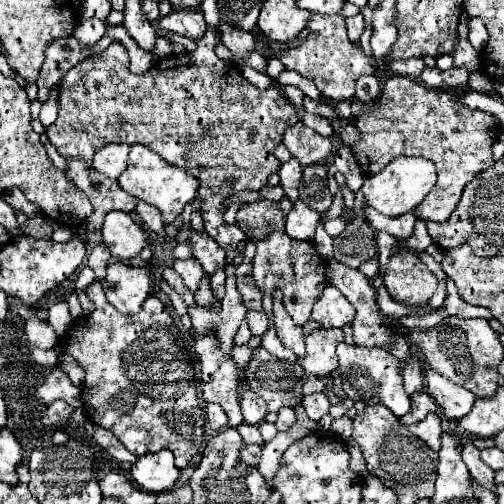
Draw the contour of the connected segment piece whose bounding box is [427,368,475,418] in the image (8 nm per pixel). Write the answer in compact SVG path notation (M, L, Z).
M427 368L427 388L449 418L463 418L473 408L475 396L469 390L441 378L431 368Z

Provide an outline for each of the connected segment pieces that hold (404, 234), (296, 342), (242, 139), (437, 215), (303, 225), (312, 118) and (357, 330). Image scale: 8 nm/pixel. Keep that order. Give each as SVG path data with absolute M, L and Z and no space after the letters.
M365 206L365 220L371 224L373 230L383 230L399 240L405 240L413 234L413 226L415 226L415 218L413 218L413 212L407 212L407 214L401 214L401 216L383 216L379 214L377 210L373 210L371 206Z
M275 294L273 298L273 314L275 314L275 328L277 328L277 338L283 342L285 348L293 350L299 358L305 356L305 340L303 340L303 330L301 326L295 326L289 314L285 312L281 304L281 294Z
M207 26L203 38L195 40L197 48L193 52L171 54L169 58L155 60L155 64L145 74L133 74L129 70L127 48L119 42L113 42L97 58L91 56L77 66L73 66L61 86L59 86L59 116L45 132L49 142L63 158L79 158L93 168L93 156L107 144L125 142L129 146L143 144L157 152L169 164L183 168L199 180L197 198L203 200L203 220L205 232L225 250L229 266L235 258L239 242L245 240L245 234L237 226L227 226L223 220L223 200L237 190L261 190L267 186L269 174L279 172L281 162L275 158L275 148L283 142L285 126L299 120L299 110L287 100L279 84L265 90L249 84L241 68L235 62L223 60L215 54L217 44L221 44L221 32L213 26Z
M399 74L391 76L383 84L381 96L377 100L377 108L373 112L361 114L355 120L355 124L361 130L361 140L357 144L353 144L351 150L357 158L357 164L361 166L363 174L377 174L381 168L385 168L397 156L421 156L421 158L429 158L437 166L437 176L439 176L437 184L433 186L433 190L425 196L425 200L415 210L415 214L423 220L435 220L435 222L447 220L451 216L451 212L457 208L457 202L461 198L463 188L479 172L487 170L495 162L491 156L491 146L497 142L499 126L495 126L493 116L489 112L471 110L471 108L459 104L453 90L449 92L449 90L425 88L409 76L399 76Z
M297 200L293 204L293 210L287 216L285 230L287 230L287 234L291 238L311 242L313 236L315 236L317 224L319 224L319 214L315 210L311 210L311 208L307 208L303 202Z
M303 114L301 122L303 122L305 126L309 126L309 128L313 128L313 130L315 130L317 134L321 134L321 136L331 136L331 134L333 134L333 126L331 126L329 120L323 118L323 116L317 116L317 114Z
M331 260L331 262L327 264L325 276L327 276L327 282L333 284L335 288L339 288L339 290L345 294L345 298L347 298L347 300L355 306L355 310L357 310L357 316L355 316L355 320L353 320L353 340L355 340L355 344L357 344L357 346L365 346L365 348L381 346L381 348L389 350L389 346L393 344L393 338L391 338L391 336L393 336L397 330L389 328L389 320L387 320L387 318L381 318L381 314L379 314L379 310L377 310L377 304L375 304L375 290L373 290L373 286L369 284L369 278L365 278L359 270L353 270L353 268L349 268L349 266L341 266L337 260Z

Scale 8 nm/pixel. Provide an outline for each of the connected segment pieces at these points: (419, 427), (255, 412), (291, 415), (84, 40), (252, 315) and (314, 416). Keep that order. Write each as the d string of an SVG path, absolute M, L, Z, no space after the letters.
M427 414L425 420L421 420L421 422L417 422L417 424L411 424L409 430L411 430L417 438L421 438L431 450L437 452L437 450L441 448L439 438L441 438L443 428L441 428L441 418L439 418L437 414Z
M247 382L239 384L239 404L247 424L259 424L267 414L265 402L261 402L261 398L247 386Z
M281 408L279 414L277 414L277 422L275 422L277 430L279 430L279 432L285 432L293 422L295 422L295 412L293 412L293 408Z
M83 18L77 30L73 30L73 36L81 44L93 44L103 36L103 28L105 28L105 22L99 22L97 18Z
M247 312L247 324L253 336L263 336L267 330L267 314L265 312Z
M321 392L311 394L311 396L303 396L303 406L305 406L307 416L309 416L311 420L315 420L315 422L319 422L319 420L329 412L329 408L331 408L327 396L321 394Z

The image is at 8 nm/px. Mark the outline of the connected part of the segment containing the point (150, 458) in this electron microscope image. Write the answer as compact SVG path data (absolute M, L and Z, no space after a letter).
M159 450L153 454L139 456L131 466L133 480L147 492L171 490L179 478L179 470L173 464L175 456L171 450Z

